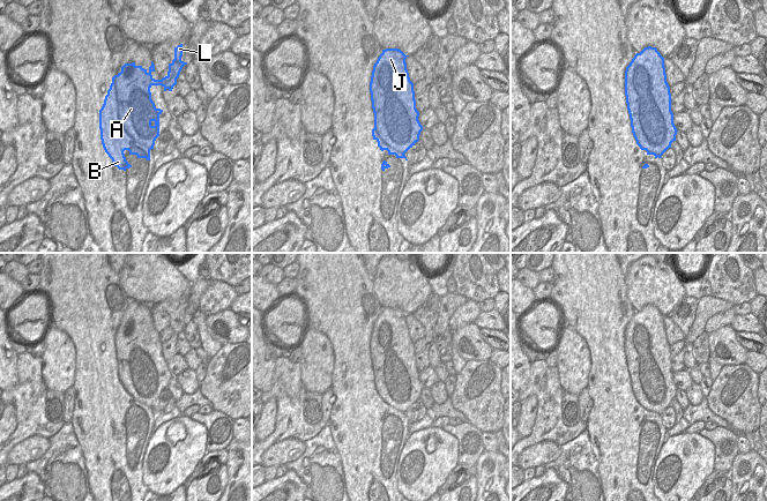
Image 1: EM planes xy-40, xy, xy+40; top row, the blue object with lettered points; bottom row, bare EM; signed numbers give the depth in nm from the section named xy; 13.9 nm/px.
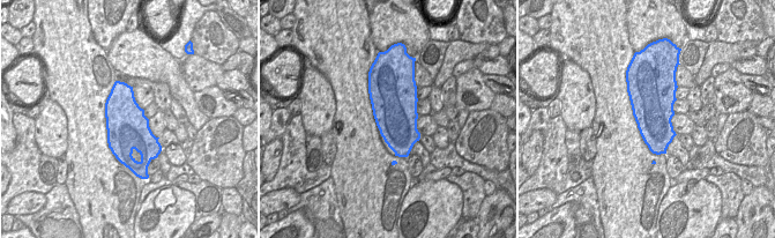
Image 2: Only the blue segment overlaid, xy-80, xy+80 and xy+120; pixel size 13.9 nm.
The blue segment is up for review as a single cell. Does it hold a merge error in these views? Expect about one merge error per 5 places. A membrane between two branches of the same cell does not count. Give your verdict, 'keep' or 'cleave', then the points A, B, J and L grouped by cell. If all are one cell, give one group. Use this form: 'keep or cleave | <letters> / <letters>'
keep | A B J L

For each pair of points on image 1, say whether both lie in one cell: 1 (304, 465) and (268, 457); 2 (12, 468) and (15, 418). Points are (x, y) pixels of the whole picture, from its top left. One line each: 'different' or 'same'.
1: different
2: same

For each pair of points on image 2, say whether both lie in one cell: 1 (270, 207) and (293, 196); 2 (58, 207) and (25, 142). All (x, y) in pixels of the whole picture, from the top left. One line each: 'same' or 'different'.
1: same
2: different

